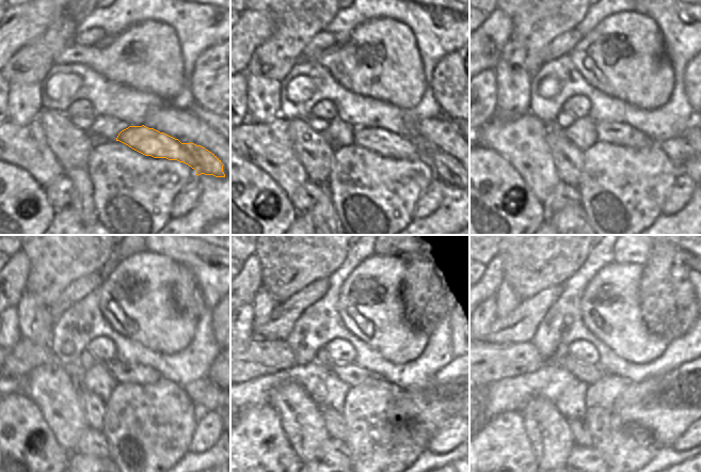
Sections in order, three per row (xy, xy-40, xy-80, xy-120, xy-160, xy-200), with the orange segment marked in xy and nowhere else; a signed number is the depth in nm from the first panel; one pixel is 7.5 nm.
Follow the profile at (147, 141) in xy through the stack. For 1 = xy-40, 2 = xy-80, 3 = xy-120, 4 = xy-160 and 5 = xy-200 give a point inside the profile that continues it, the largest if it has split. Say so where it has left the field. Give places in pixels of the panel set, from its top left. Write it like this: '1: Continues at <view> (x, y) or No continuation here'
1: Continues at xy-40 (447, 168)
2: Continues at xy-80 (623, 135)
3: Continues at xy-120 (122, 372)
4: Continues at xy-160 (352, 374)
5: Continues at xy-200 (588, 374)

